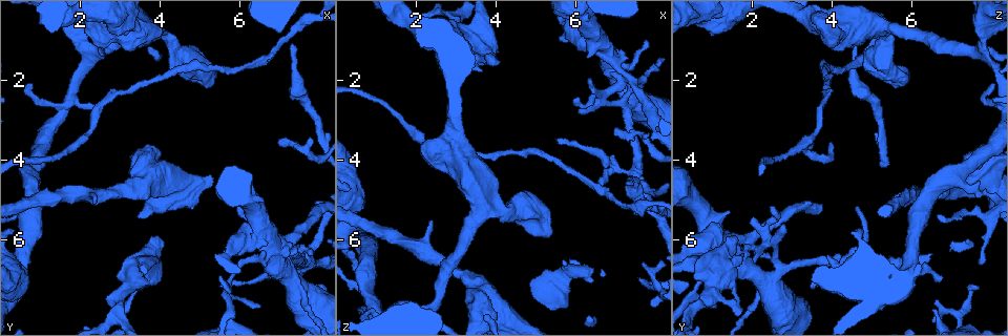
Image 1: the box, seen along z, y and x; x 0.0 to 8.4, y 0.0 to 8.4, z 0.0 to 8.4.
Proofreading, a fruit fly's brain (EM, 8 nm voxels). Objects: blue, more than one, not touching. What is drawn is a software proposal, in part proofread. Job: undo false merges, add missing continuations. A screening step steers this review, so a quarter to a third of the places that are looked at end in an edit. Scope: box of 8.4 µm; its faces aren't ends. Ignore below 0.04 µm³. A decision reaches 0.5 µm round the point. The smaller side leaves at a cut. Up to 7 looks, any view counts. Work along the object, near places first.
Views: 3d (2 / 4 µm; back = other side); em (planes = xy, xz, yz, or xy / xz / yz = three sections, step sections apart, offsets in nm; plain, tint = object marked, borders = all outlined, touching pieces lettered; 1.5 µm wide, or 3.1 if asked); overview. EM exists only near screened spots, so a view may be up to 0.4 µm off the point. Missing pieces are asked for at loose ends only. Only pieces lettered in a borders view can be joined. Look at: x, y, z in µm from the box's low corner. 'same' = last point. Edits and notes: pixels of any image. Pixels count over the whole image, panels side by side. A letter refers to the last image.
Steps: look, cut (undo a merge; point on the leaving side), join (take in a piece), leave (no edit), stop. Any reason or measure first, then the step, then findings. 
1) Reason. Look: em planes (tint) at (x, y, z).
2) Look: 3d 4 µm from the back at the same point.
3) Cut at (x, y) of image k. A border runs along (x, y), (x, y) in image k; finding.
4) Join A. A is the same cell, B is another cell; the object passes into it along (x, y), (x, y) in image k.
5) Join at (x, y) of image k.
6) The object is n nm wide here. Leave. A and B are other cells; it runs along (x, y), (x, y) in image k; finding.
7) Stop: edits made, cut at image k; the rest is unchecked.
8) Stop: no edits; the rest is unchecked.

Closes a loop. Look: em xz step 8 (borders) at (7.25, 7.00, 2.35).

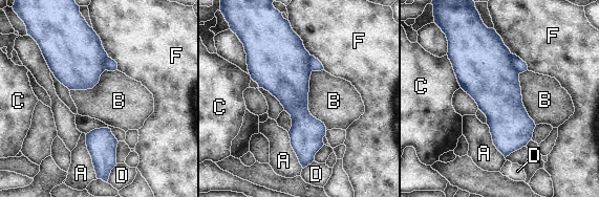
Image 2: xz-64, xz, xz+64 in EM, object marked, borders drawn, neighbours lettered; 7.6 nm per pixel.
The longest contact is with B, 480 nm. Cut at (482, 62) of image 2. A, B, C, D and F are other cells; a border runs along (510, 53), (510, 65), (518, 73) in image 2; a second neuron is stuck on.

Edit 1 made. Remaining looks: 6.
Sudden change in width. Look: 3d 2 µm at (7.70, 2.50, 5.05).

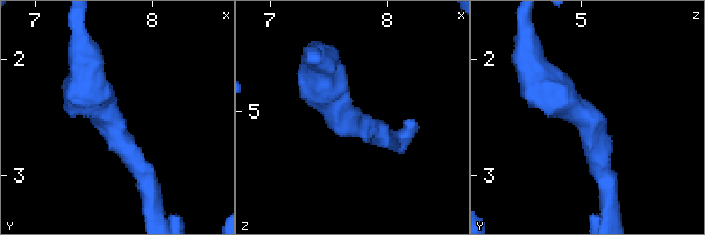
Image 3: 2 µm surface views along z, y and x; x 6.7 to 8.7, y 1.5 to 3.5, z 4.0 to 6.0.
The arms are 180, 360 nm wide; shape alone is not enough. Look: em xz step 8 (tint) at (7.66, 2.56, 5.06).

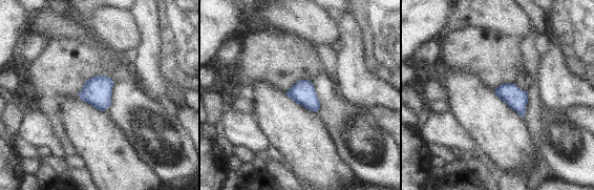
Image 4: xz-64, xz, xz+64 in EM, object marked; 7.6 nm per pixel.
Cut it another way. Look: em xy step 4 (borders) at the same point.

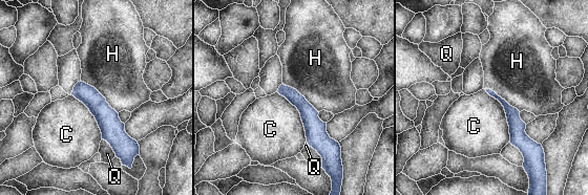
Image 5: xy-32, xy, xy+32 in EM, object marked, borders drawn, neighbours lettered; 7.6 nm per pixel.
Leave. C, H and Q are other cells; it runs along (80, 84), (106, 116), (125, 150) in image 5; continuous, no second neuron.

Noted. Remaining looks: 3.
Stop: edits made, cut at image 2; the rest is unchecked.

